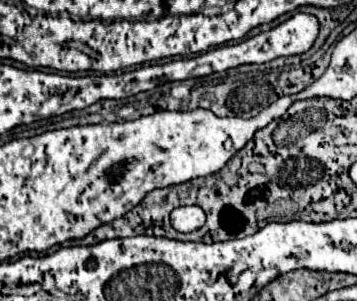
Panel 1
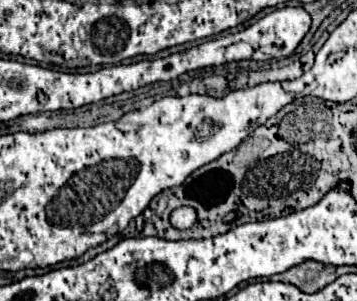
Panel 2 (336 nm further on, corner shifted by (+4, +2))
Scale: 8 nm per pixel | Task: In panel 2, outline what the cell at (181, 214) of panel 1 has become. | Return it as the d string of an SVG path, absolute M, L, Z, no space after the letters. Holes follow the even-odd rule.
M179 207L171 213L169 221L175 229L189 229L197 221L197 213L193 211L193 207Z

